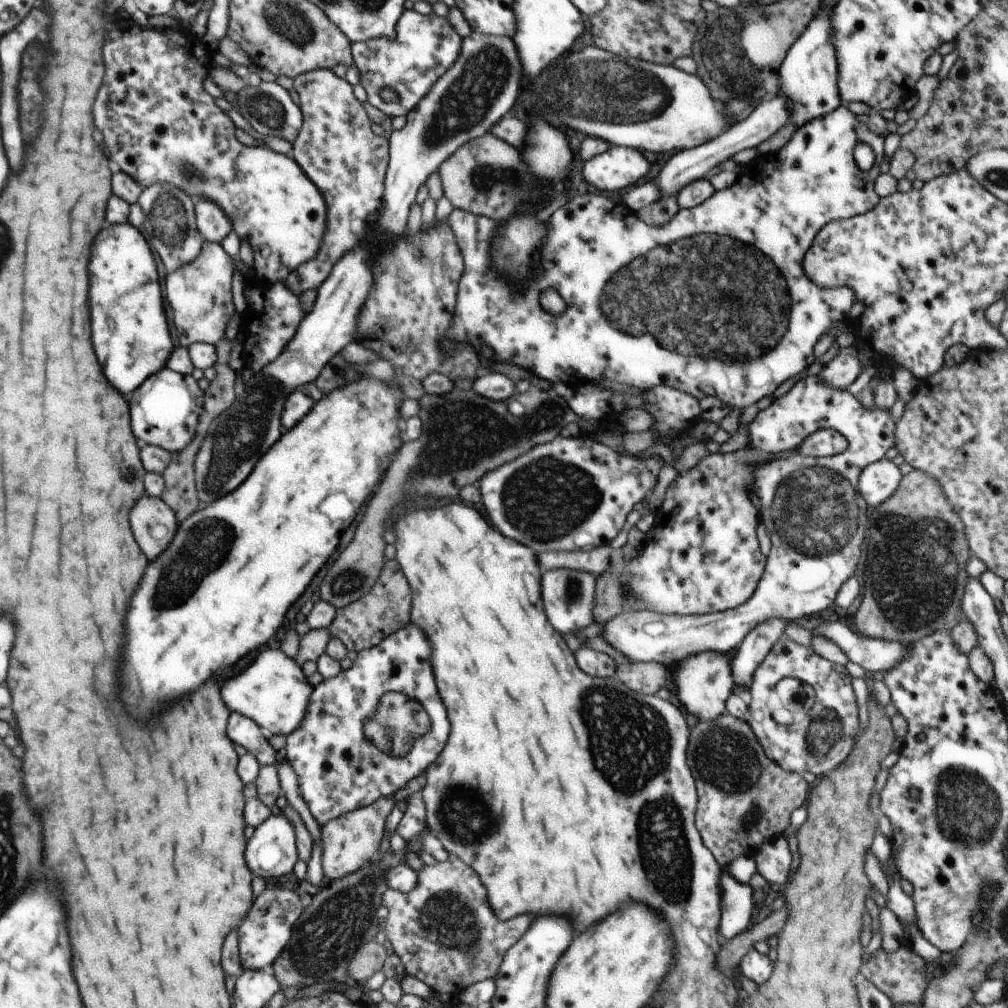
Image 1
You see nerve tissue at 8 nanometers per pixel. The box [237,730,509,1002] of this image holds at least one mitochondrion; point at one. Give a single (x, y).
(323, 942)

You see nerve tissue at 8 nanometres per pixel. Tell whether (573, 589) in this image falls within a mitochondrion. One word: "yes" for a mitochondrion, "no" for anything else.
yes

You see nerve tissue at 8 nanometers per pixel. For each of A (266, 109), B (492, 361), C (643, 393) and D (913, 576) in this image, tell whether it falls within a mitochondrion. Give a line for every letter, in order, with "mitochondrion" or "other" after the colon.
A: mitochondrion
B: other
C: other
D: mitochondrion

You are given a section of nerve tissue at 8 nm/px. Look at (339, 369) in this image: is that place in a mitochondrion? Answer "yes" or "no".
yes

